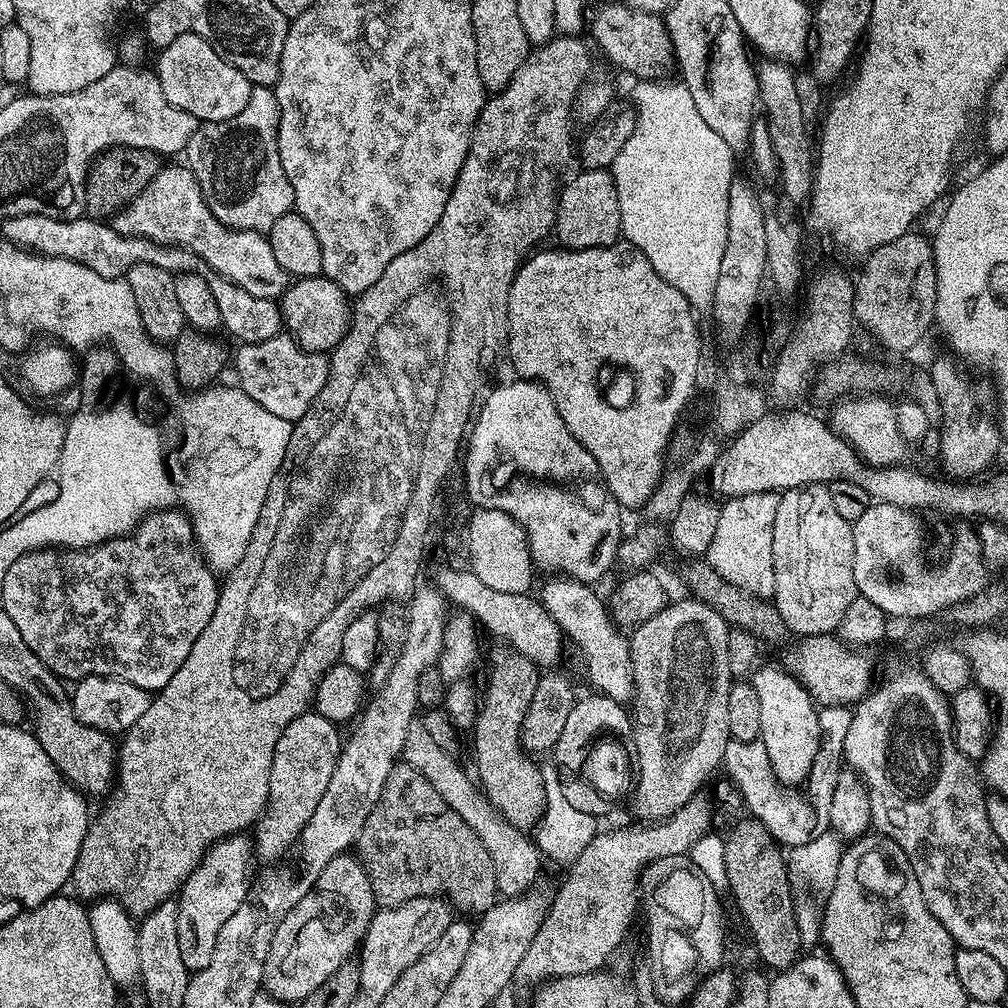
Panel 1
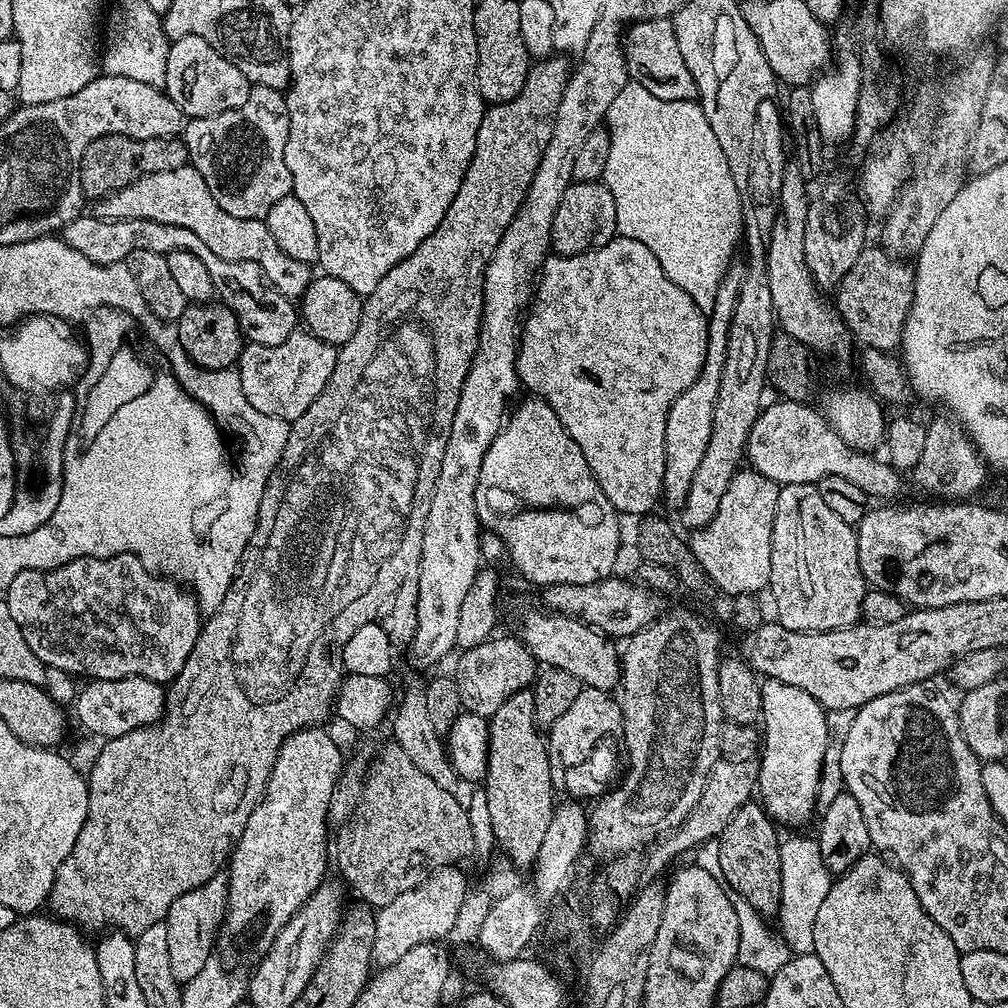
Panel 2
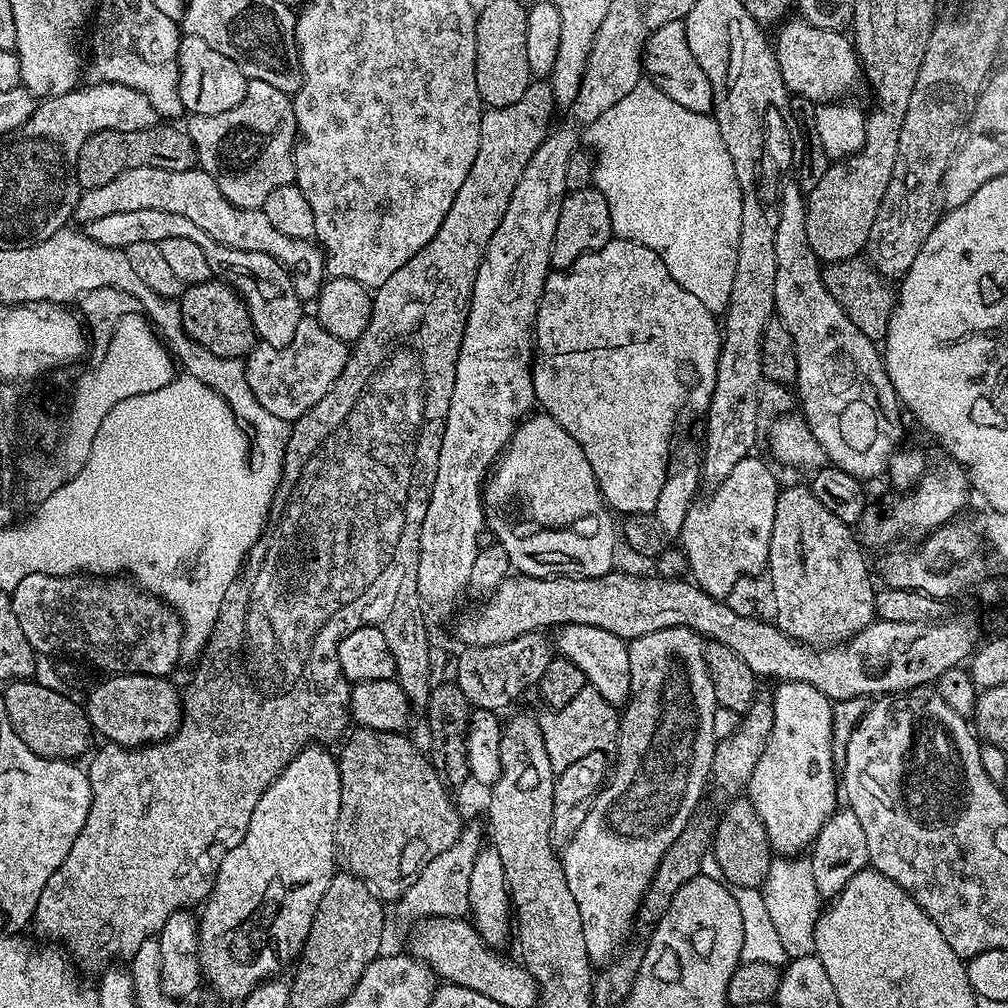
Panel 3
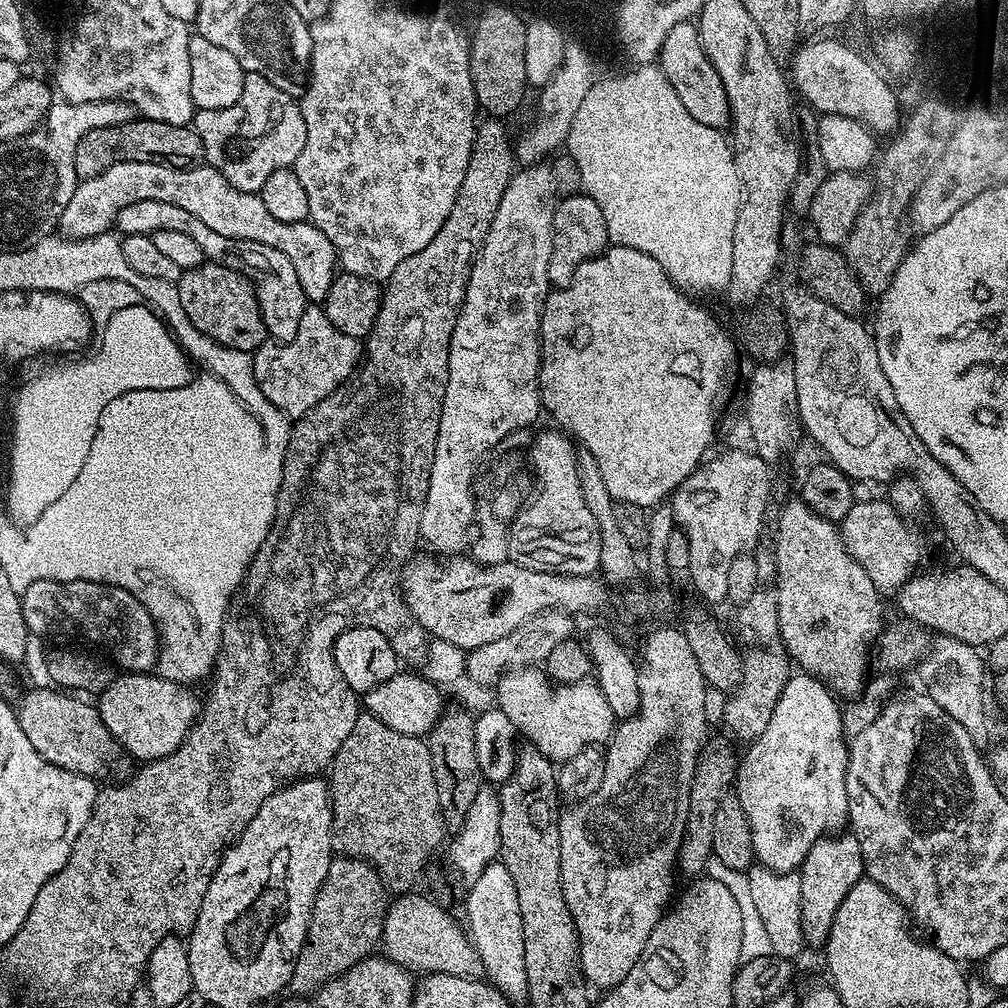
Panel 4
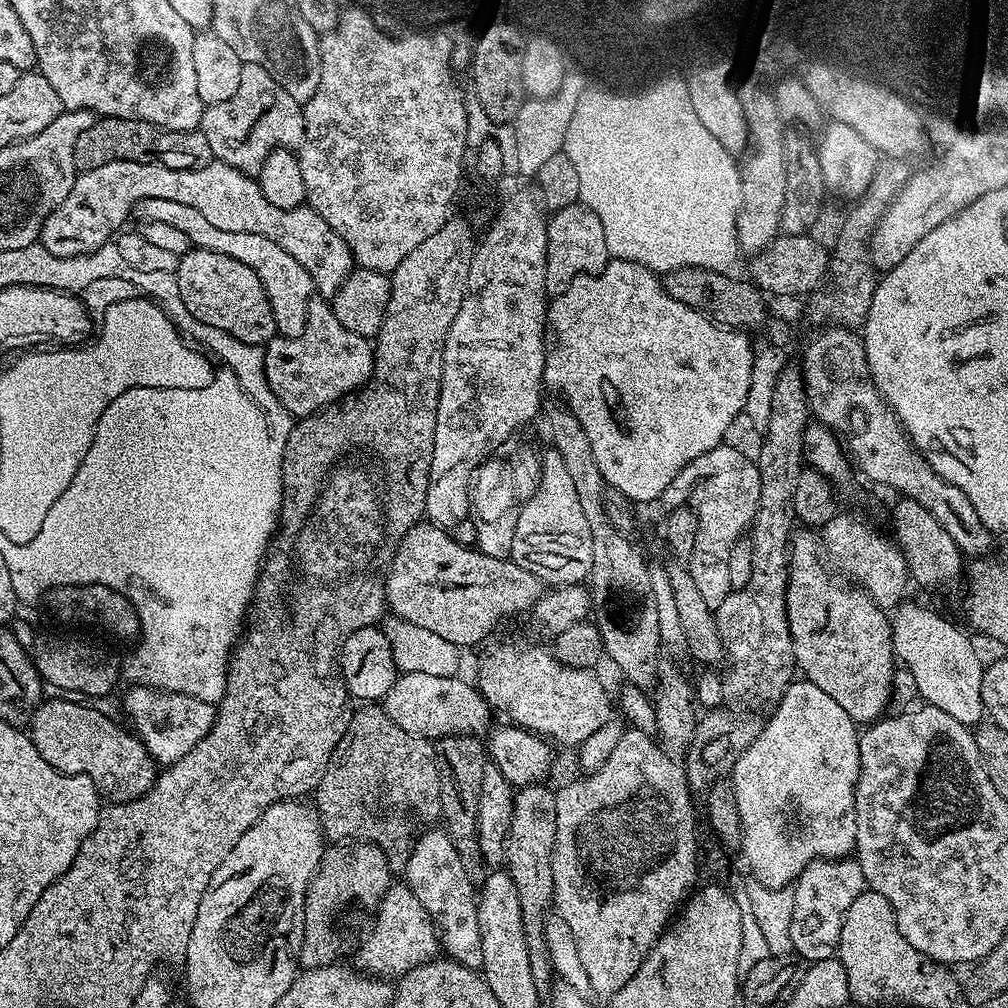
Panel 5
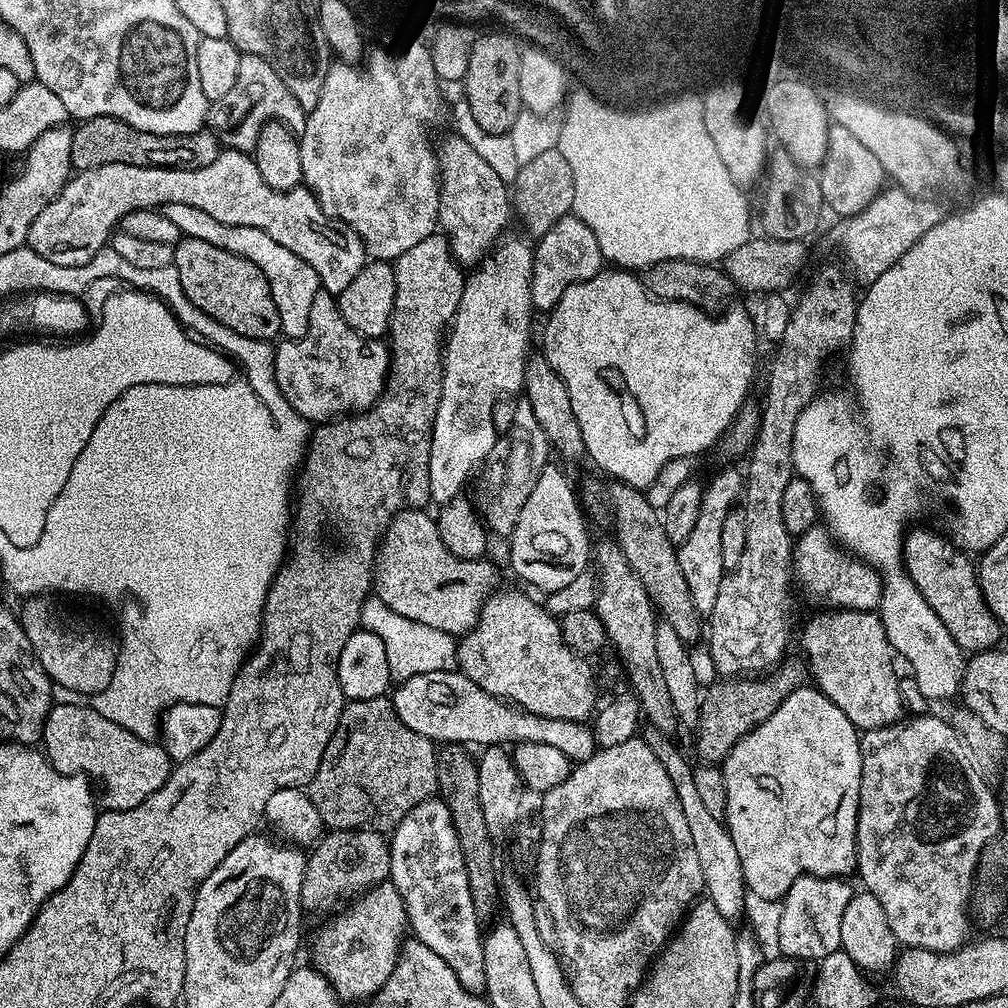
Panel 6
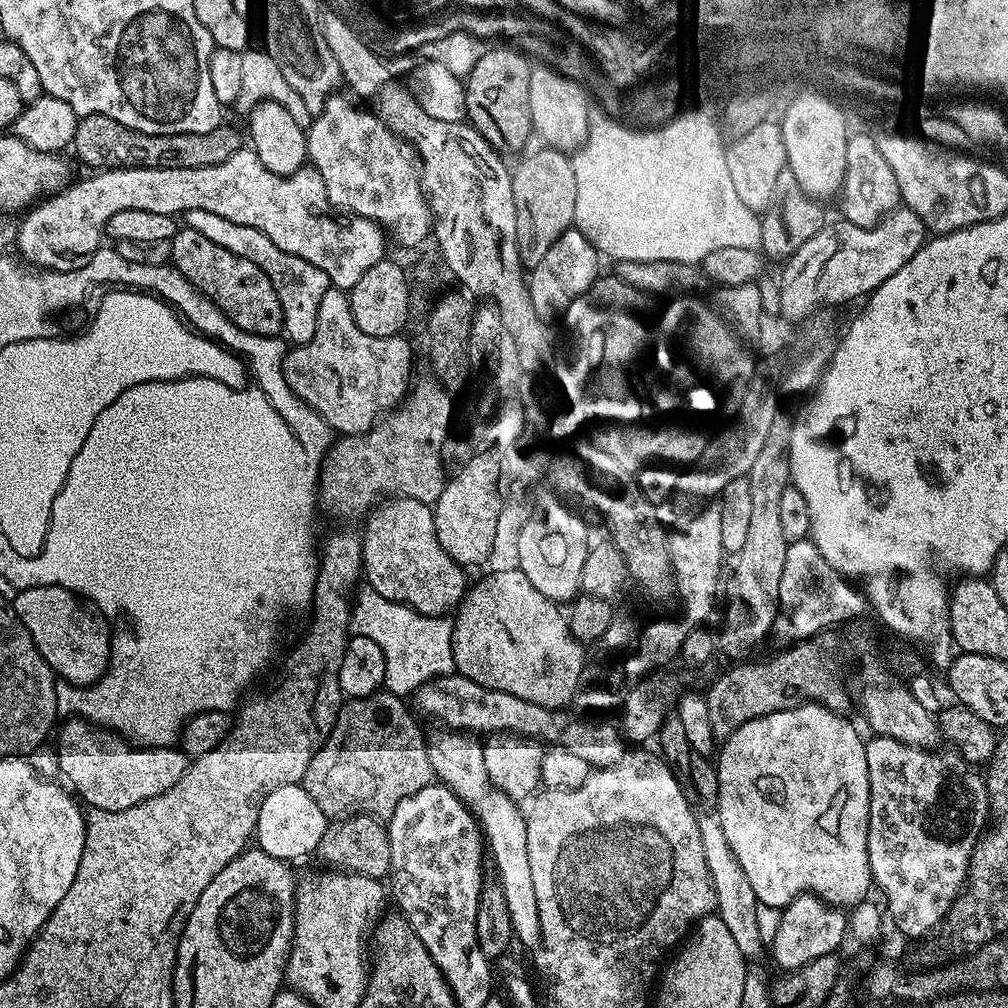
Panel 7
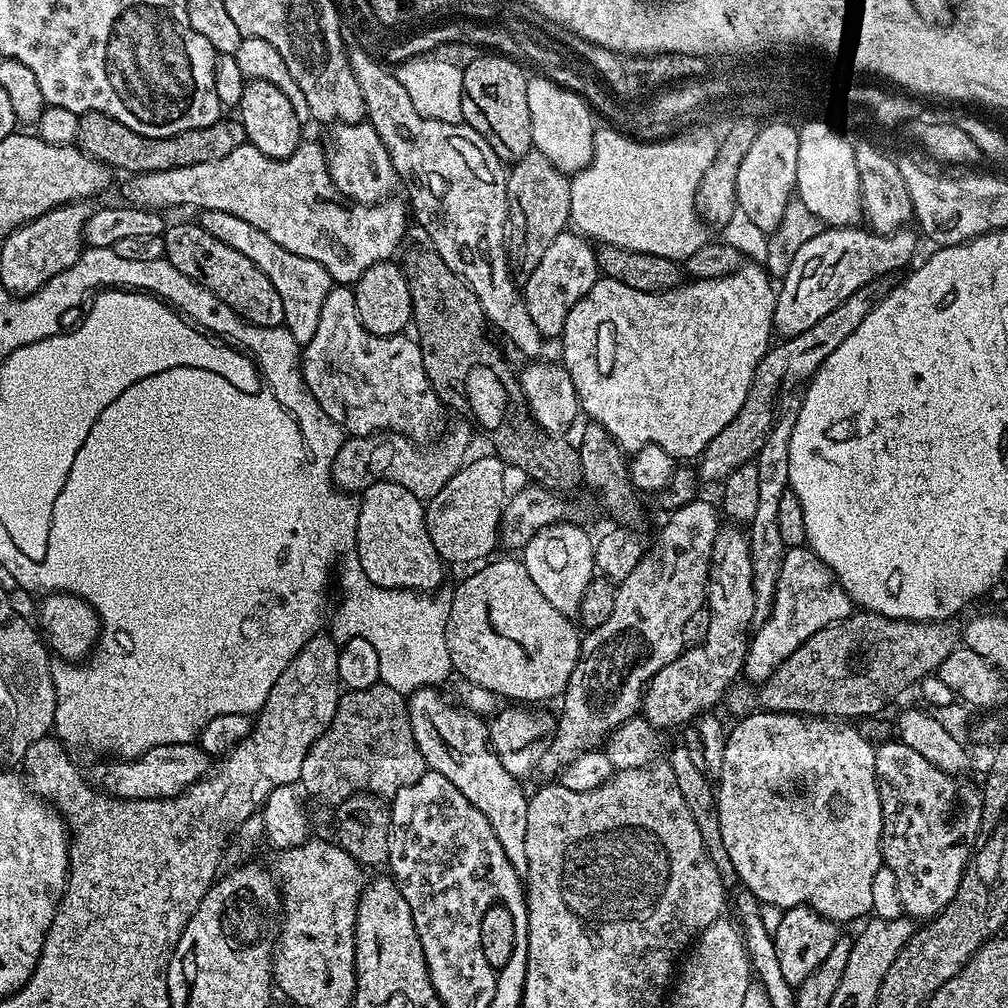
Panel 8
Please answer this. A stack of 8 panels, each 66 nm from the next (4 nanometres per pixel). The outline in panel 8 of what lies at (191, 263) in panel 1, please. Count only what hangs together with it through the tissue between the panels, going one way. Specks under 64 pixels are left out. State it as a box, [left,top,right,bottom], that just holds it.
[198,210,334,346]

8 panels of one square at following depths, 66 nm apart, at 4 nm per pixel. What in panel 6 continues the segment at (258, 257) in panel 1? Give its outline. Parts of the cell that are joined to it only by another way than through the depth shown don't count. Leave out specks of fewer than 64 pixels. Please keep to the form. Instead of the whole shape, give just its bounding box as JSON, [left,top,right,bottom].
[27,151,366,294]

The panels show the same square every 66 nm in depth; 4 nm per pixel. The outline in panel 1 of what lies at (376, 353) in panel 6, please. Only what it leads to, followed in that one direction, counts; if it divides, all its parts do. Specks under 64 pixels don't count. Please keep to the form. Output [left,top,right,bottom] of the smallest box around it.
[234,334,329,420]

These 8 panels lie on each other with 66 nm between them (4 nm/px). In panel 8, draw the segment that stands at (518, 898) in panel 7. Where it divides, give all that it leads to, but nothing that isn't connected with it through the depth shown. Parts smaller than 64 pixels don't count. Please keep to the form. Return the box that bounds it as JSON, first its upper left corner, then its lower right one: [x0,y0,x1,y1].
[407,686,529,873]

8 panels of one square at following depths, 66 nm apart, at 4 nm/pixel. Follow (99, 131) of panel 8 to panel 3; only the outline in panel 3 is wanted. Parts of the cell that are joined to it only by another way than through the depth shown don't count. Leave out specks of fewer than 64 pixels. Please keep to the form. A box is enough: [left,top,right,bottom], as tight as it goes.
[76,122,197,190]

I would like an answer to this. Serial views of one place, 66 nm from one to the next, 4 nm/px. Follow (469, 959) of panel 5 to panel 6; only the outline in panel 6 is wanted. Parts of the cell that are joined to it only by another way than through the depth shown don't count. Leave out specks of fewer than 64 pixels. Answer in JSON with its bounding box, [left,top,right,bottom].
[390,799,486,993]

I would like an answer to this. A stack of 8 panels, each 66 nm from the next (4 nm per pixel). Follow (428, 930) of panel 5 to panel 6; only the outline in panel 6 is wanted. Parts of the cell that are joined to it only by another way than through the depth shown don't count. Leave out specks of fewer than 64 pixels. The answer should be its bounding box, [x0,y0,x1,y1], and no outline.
[310,879,410,1001]

